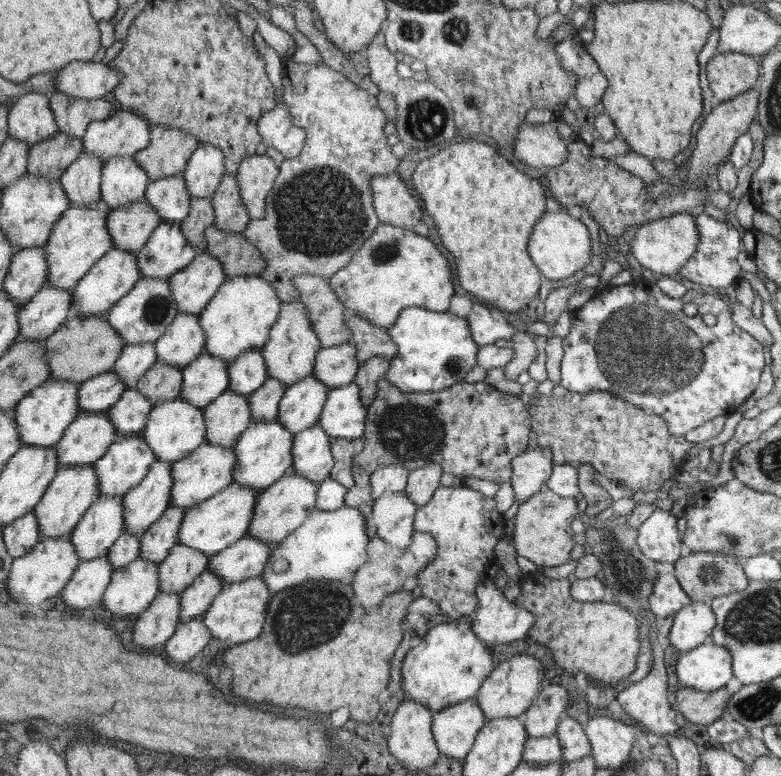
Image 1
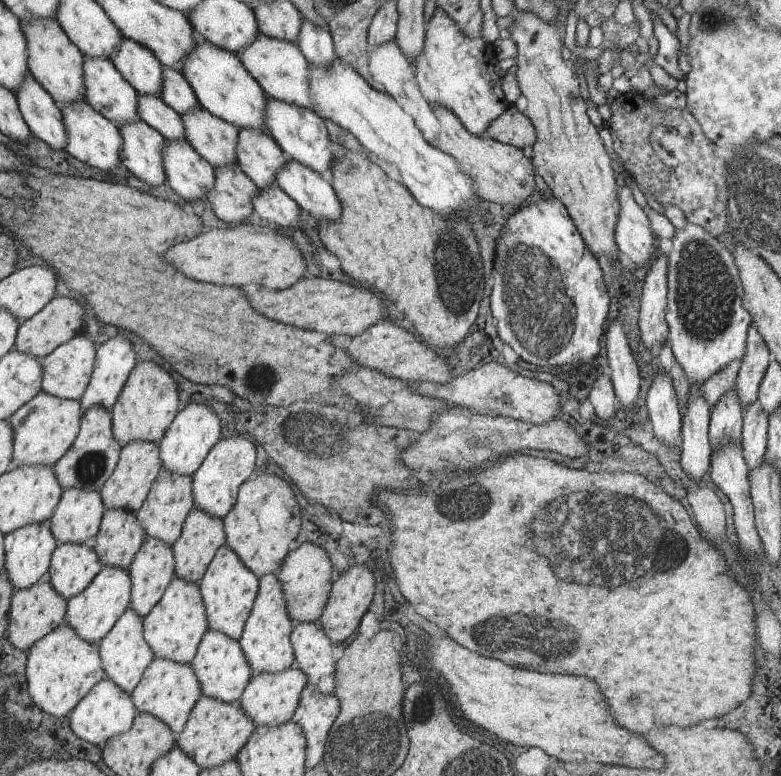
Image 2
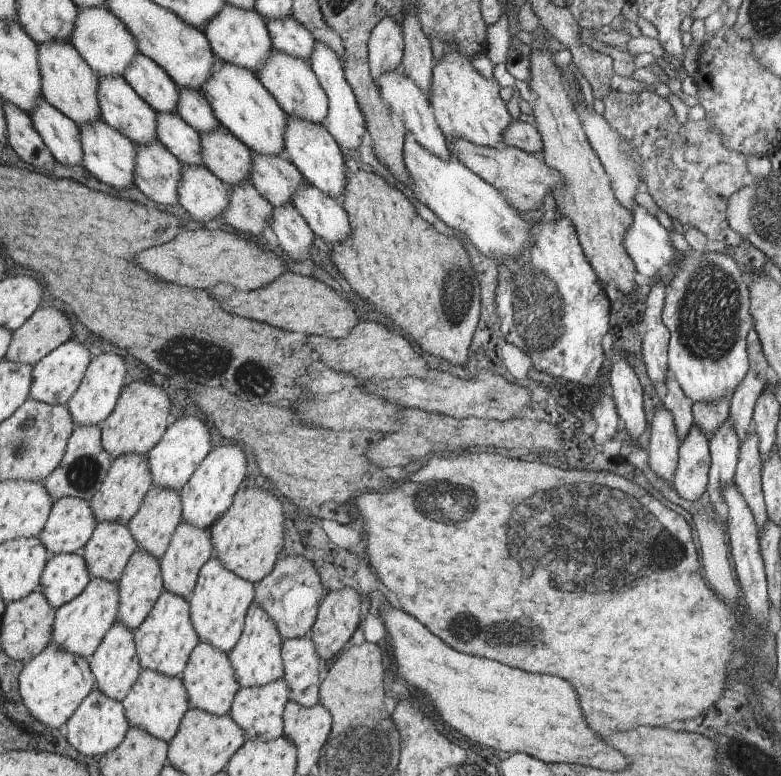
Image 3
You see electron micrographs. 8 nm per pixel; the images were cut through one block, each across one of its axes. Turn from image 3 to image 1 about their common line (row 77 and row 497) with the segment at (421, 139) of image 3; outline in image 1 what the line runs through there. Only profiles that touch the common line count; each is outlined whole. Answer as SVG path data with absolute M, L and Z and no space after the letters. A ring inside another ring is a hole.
M404 491L385 493L374 501L374 508L372 508L371 521L376 525L376 536L400 549L408 548L412 543L413 523L417 510L418 506L407 498Z

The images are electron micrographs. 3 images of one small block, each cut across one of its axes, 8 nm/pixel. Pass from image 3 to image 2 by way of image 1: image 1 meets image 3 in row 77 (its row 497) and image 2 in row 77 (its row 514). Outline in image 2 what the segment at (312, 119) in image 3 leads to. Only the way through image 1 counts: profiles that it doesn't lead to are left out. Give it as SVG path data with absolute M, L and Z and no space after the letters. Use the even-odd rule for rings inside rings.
M259 34L255 41L241 49L237 56L260 84L262 91L268 98L288 102L306 109L313 110L313 103L309 94L309 63L303 58L296 43L274 39Z

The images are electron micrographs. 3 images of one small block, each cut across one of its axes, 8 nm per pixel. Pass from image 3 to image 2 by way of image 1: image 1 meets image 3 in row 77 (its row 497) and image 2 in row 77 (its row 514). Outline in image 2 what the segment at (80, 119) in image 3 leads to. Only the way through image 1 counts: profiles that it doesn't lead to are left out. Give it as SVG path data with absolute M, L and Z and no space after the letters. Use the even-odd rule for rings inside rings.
M56 19L20 20L28 44L29 72L53 96L58 105L71 104L85 98L84 52L66 35Z

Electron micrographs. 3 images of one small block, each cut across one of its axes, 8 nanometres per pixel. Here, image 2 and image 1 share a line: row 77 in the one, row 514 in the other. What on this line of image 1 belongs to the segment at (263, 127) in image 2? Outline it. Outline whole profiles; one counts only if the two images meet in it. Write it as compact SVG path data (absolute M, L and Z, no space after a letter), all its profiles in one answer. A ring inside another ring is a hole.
M232 482L224 491L208 501L185 510L177 542L202 550L201 552L206 556L216 555L221 550L228 549L248 533L257 496L258 494L252 491L250 486L240 486L238 482Z

